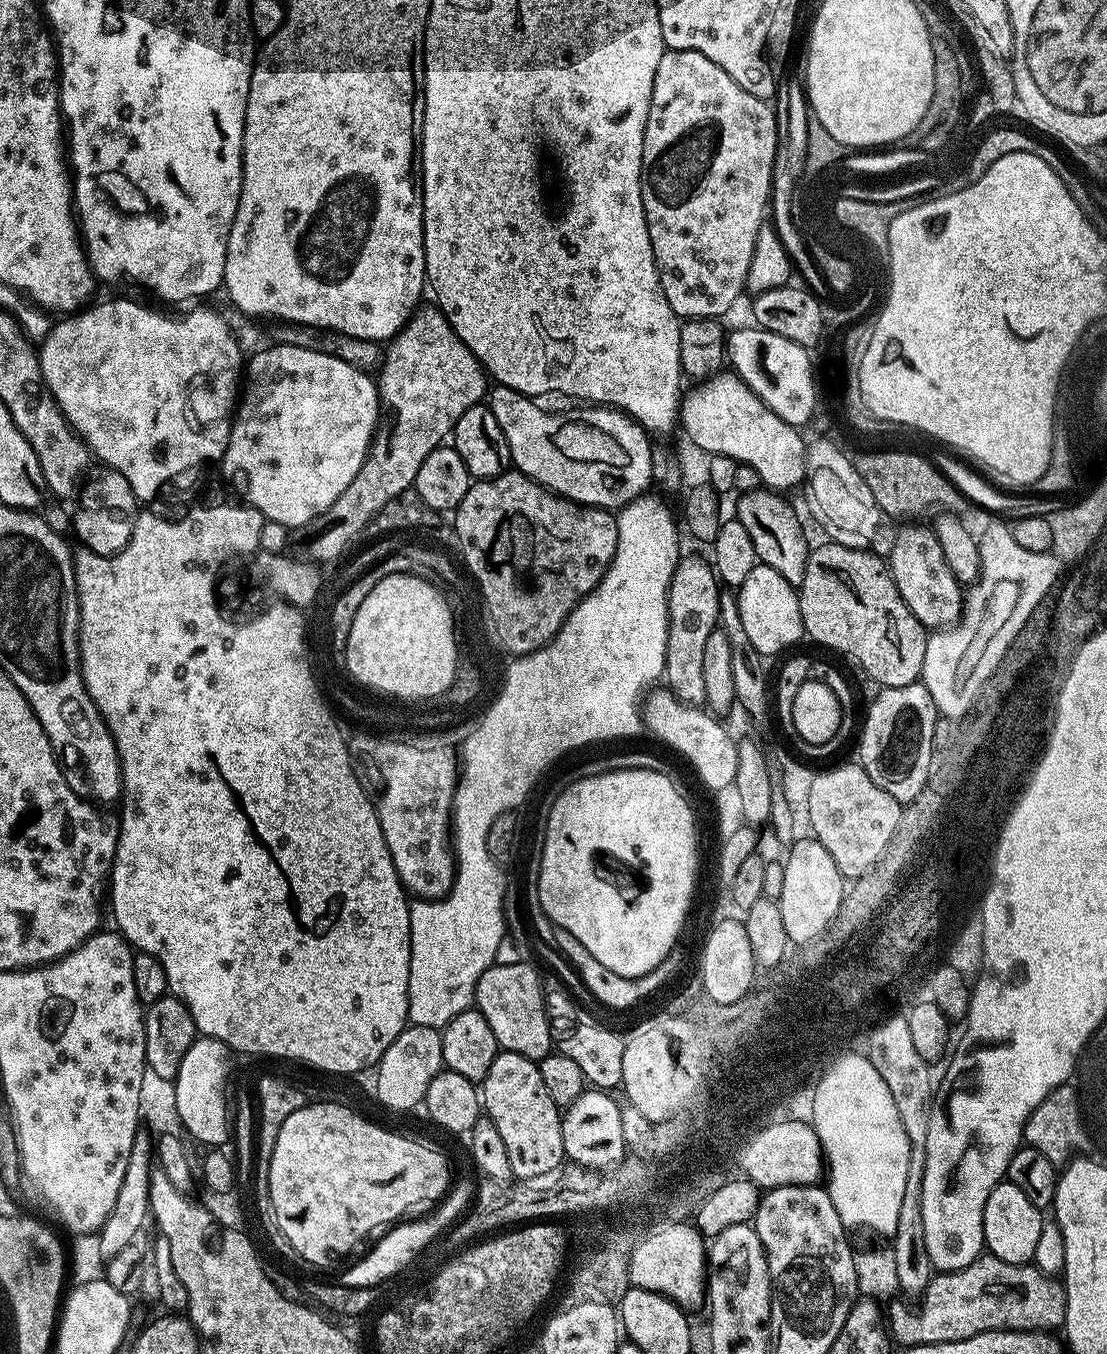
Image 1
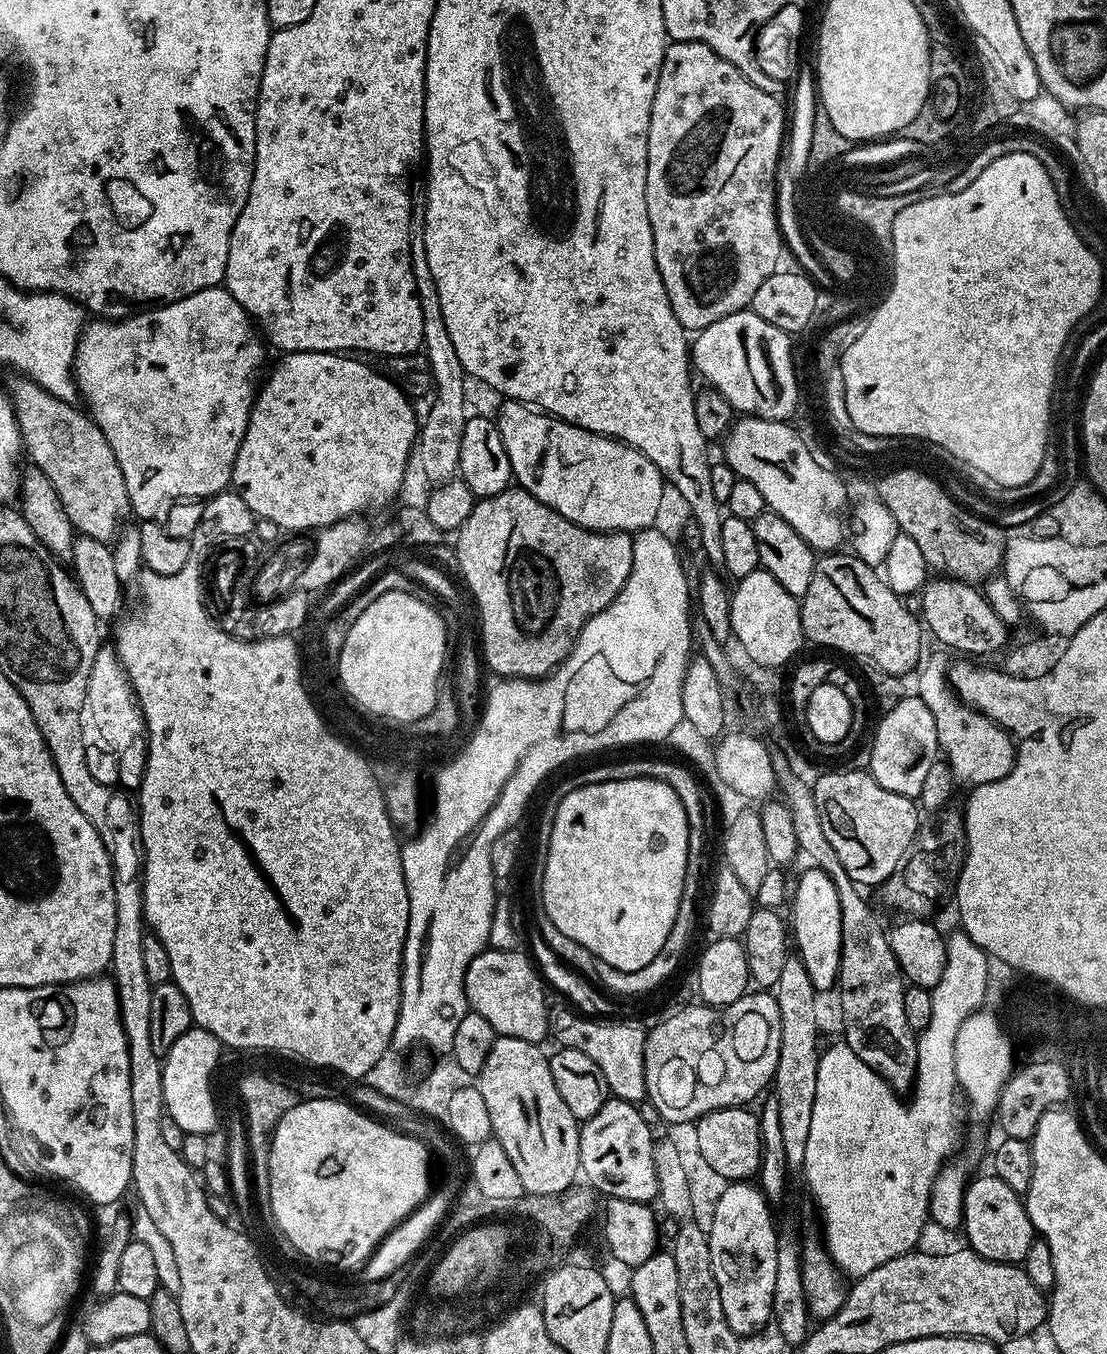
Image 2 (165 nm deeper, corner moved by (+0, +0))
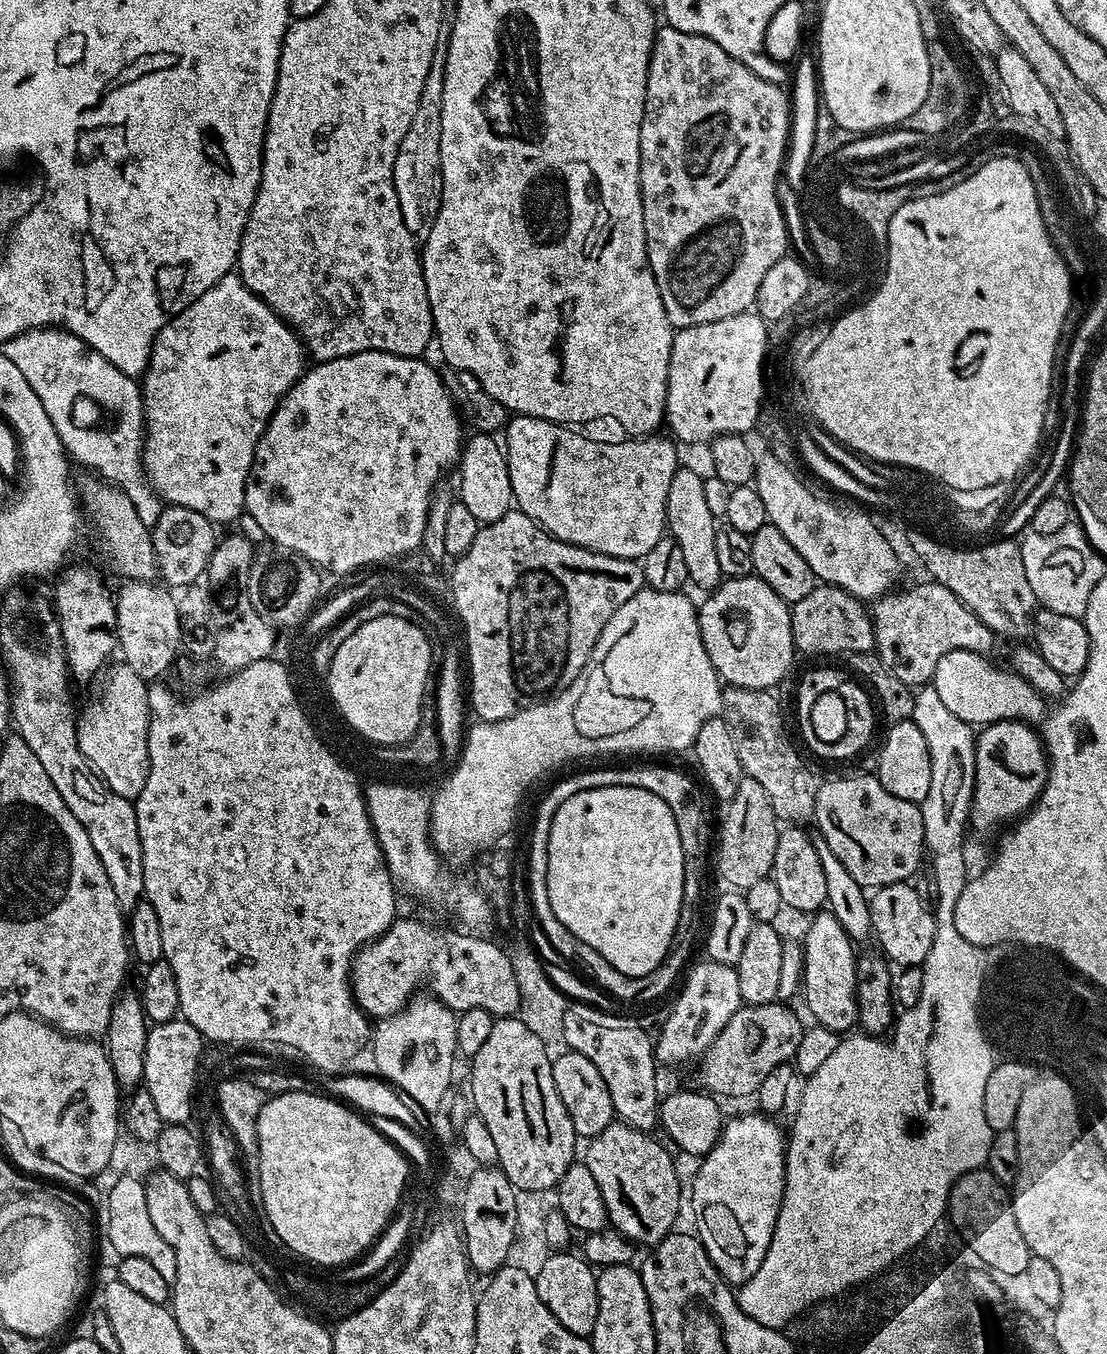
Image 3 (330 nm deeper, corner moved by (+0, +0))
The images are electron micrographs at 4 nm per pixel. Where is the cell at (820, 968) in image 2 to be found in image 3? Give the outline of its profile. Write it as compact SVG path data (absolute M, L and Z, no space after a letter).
M821 910L811 917L808 933L802 936L804 950L804 979L802 997L817 1025L839 1034L848 1034L857 1027L856 954L854 941L842 930L842 922L834 914Z

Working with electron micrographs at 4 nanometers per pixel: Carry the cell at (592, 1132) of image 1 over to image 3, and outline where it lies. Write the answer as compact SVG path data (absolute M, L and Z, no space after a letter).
M614 1122L602 1130L602 1134L591 1137L587 1141L588 1149L582 1152L582 1162L590 1170L594 1182L598 1182L598 1190L602 1194L602 1202L608 1211L608 1224L631 1240L636 1246L648 1244L655 1246L659 1240L664 1239L669 1232L677 1227L675 1216L682 1205L680 1189L682 1183L676 1173L677 1161L655 1140L655 1135L639 1132L629 1124Z

